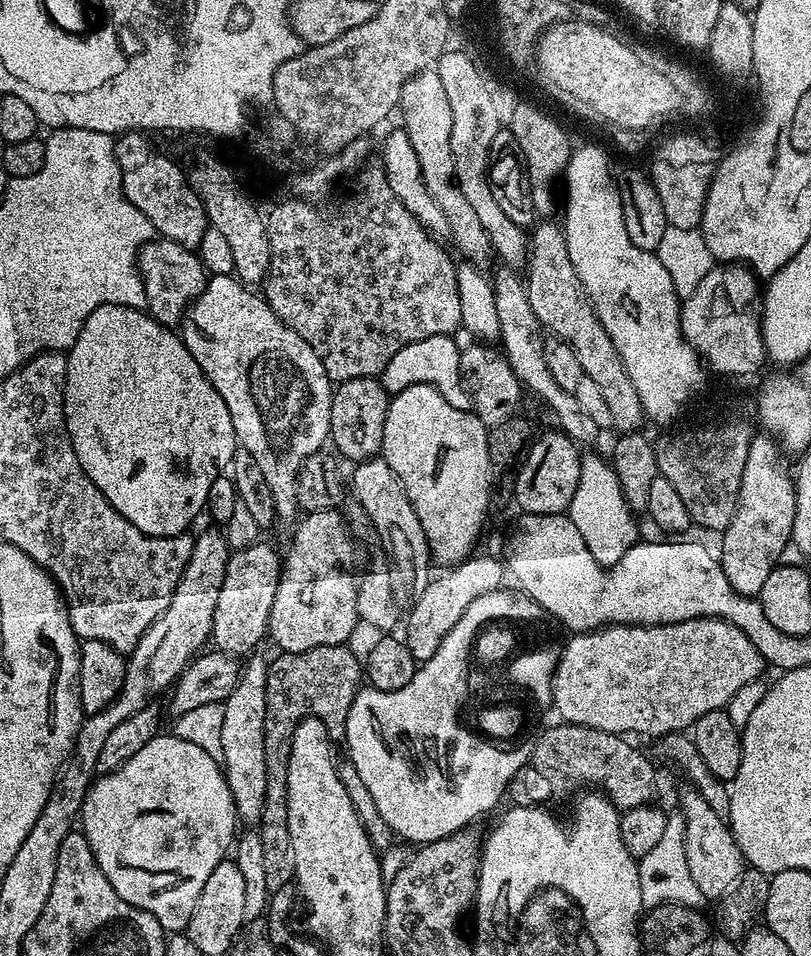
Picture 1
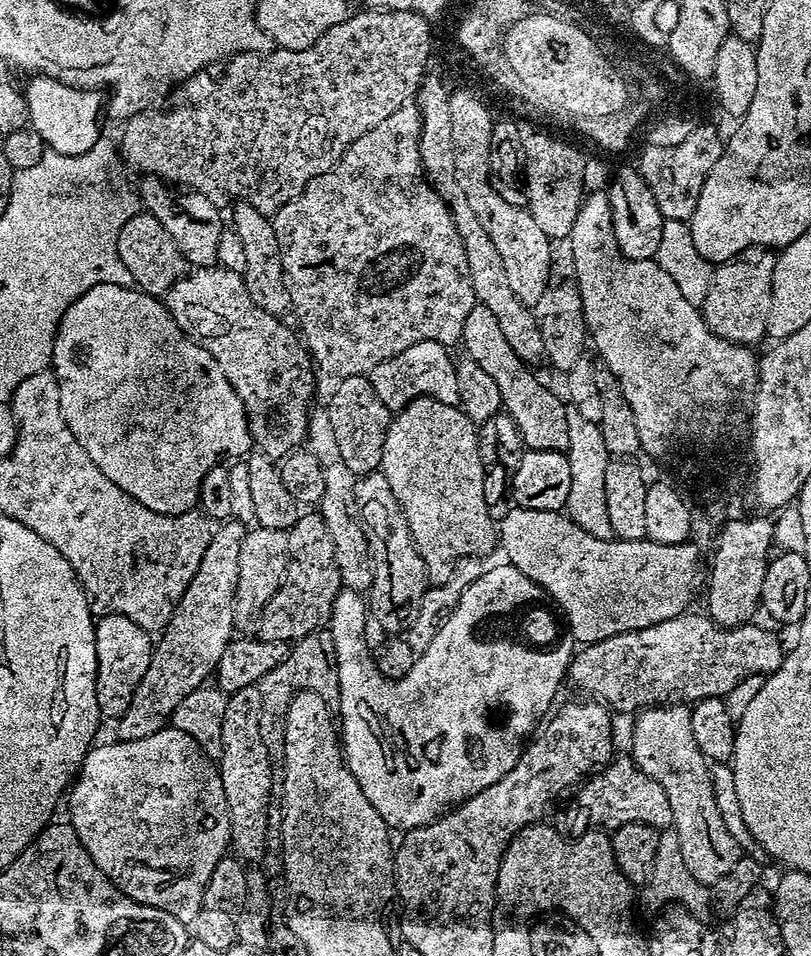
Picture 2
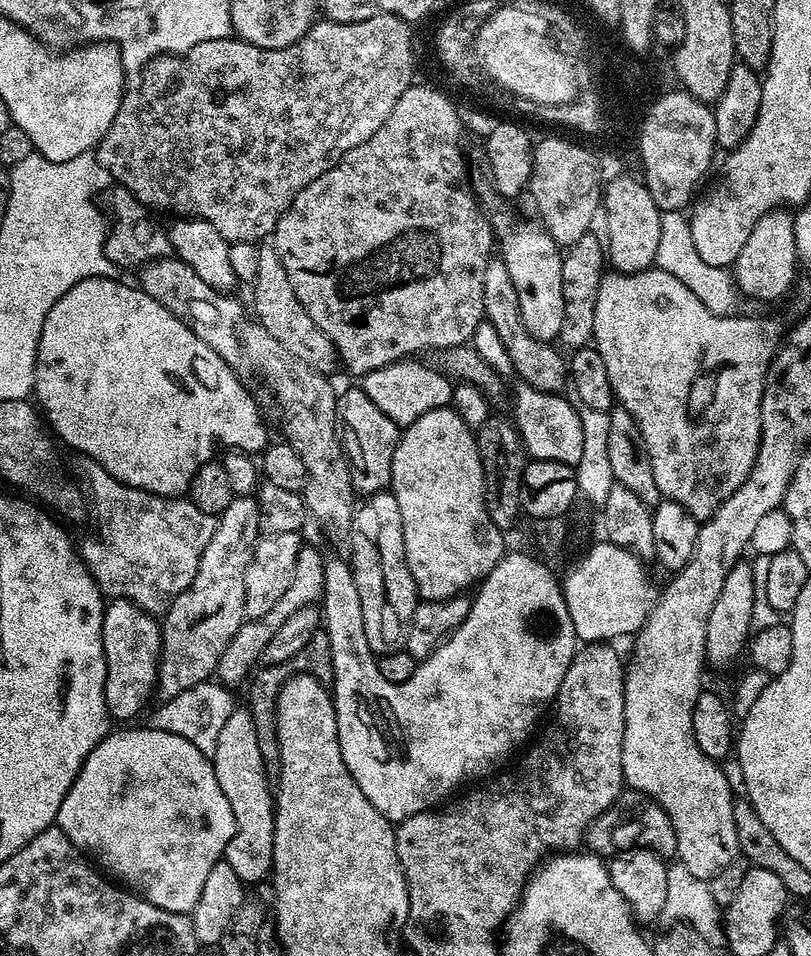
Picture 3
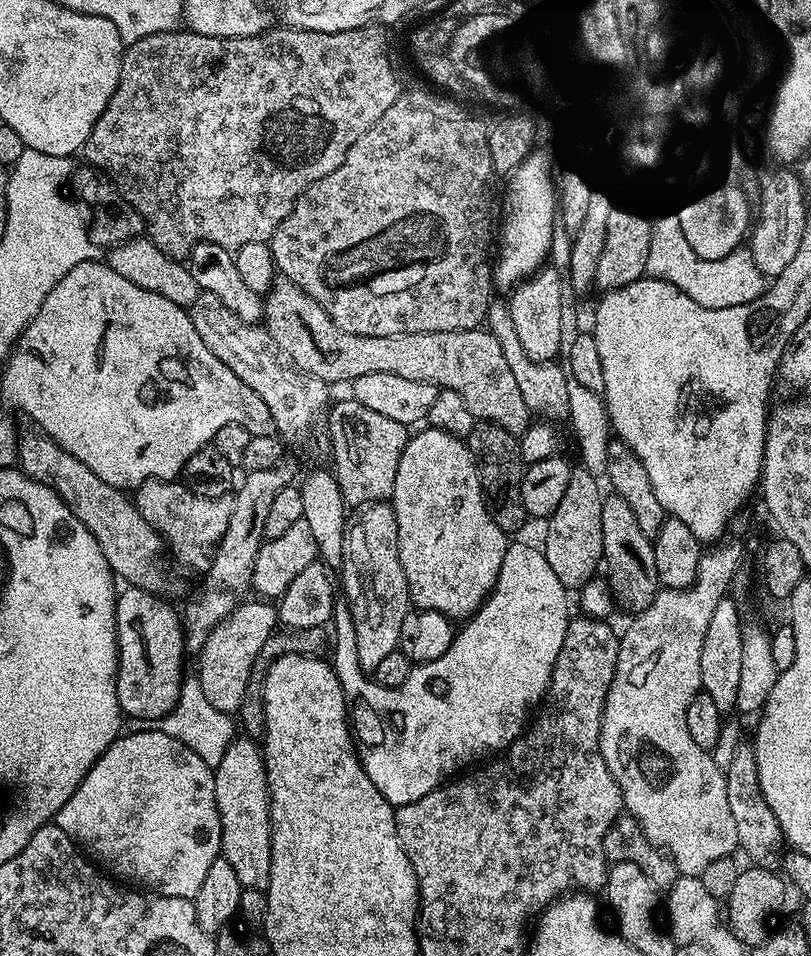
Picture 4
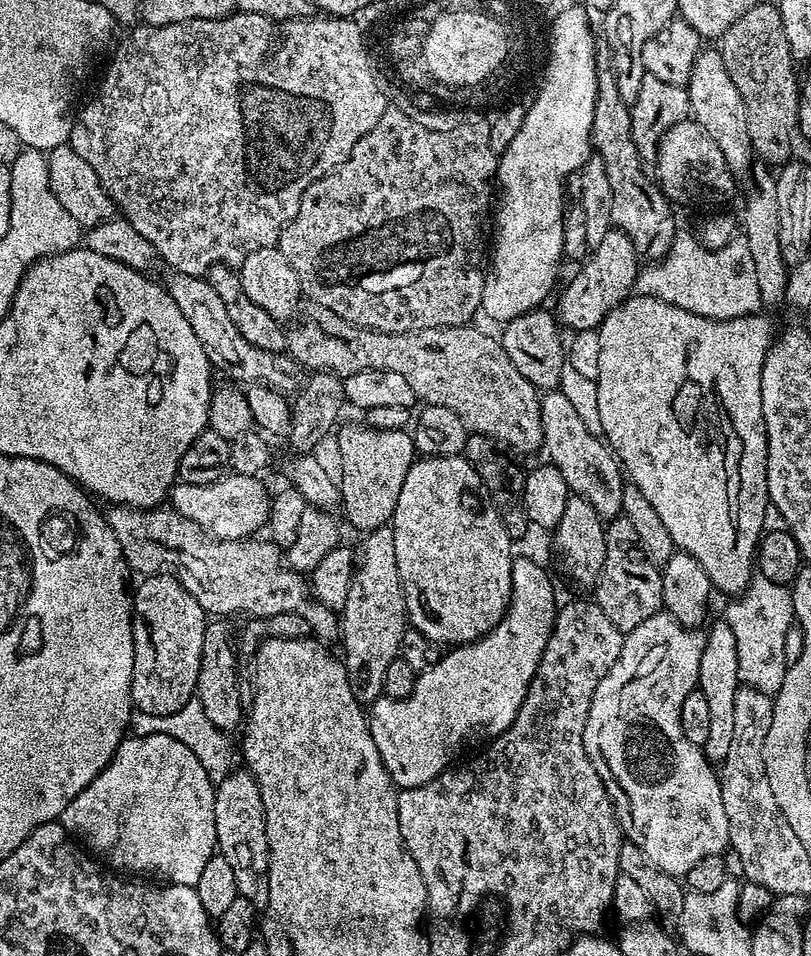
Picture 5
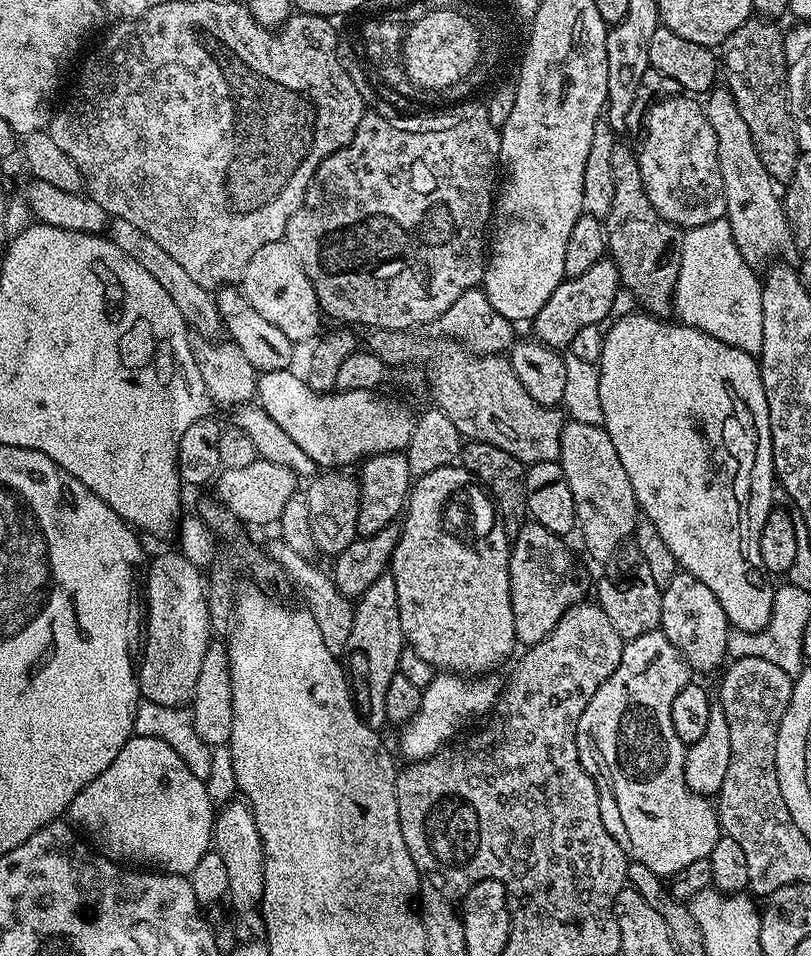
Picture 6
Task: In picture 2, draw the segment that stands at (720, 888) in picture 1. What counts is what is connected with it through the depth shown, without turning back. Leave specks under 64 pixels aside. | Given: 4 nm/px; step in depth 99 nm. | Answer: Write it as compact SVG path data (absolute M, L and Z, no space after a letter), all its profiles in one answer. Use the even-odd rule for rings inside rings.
M673 702L667 706L645 708L635 720L636 725L632 728L631 759L635 760L637 766L650 778L654 778L654 782L658 782L662 790L666 790L666 798L670 798L672 823L678 834L678 846L682 846L682 859L686 861L686 870L690 870L690 874L699 884L714 886L734 870L736 863L742 859L742 850L736 845L734 838L730 838L726 822L722 822L722 813L718 810L718 802L714 796L710 762L702 754L702 750L698 750L698 742L694 742L692 708Z

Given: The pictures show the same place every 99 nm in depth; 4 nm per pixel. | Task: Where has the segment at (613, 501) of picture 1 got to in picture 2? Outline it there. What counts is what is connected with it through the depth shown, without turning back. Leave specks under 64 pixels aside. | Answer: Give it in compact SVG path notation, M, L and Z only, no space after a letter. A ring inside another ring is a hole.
M578 415L571 417L566 455L570 462L570 498L566 505L568 519L582 526L586 534L594 534L594 538L613 539L612 519L608 513L608 491L606 490L606 466L610 457L597 421L587 420Z

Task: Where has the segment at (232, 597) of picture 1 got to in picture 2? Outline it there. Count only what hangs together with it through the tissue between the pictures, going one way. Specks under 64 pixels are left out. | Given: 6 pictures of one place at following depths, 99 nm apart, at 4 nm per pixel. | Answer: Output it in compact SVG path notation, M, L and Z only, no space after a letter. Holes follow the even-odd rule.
M259 526L249 528L242 538L242 551L238 554L238 586L236 587L236 603L232 606L234 624L241 633L257 627L264 607L274 598L274 594L284 583L288 571L288 532L282 530L266 530Z

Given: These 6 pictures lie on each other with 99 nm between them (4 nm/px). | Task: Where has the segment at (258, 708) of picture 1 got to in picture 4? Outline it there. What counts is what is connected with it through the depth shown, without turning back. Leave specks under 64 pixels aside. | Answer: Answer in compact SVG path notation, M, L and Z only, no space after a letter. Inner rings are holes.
M252 738L233 739L214 769L214 798L220 811L222 859L234 866L241 889L267 889L272 857L272 819L268 809L268 775L261 745Z

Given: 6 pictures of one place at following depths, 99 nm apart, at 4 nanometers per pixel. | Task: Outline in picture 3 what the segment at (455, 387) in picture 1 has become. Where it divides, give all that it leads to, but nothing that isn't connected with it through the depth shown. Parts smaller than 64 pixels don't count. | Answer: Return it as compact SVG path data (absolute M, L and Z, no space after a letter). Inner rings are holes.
M405 358L395 360L381 368L370 370L362 377L362 387L366 398L390 418L397 426L407 426L418 422L422 414L430 414L430 410L447 408L452 402L453 381L445 376L439 367L431 368L428 364L419 364L419 359Z

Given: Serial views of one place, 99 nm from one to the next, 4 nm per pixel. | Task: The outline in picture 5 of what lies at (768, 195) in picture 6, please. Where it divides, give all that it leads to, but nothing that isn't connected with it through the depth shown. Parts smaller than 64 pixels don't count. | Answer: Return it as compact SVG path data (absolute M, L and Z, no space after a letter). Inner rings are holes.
M705 47L694 62L694 70L690 74L690 82L686 86L686 99L692 107L691 119L714 138L714 142L722 150L722 158L726 158L726 166L734 174L740 174L753 167L754 153L750 142L750 126L746 123L746 102L742 102L742 94L738 94L738 86L730 79L730 70L726 70L726 62L722 62L719 47Z

